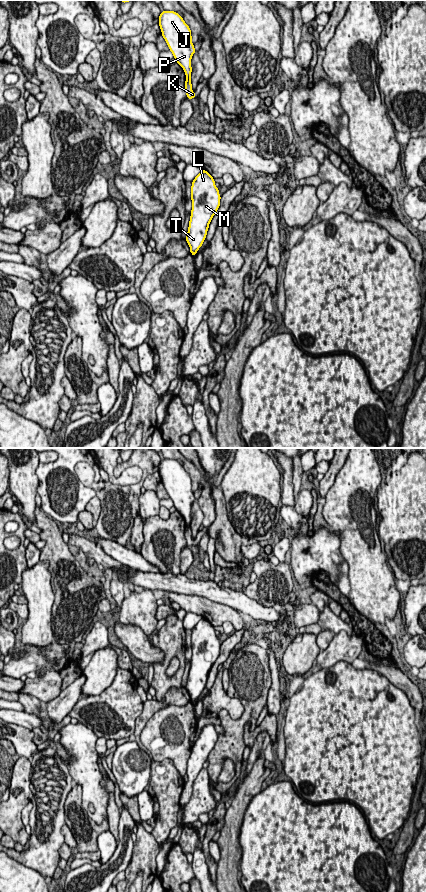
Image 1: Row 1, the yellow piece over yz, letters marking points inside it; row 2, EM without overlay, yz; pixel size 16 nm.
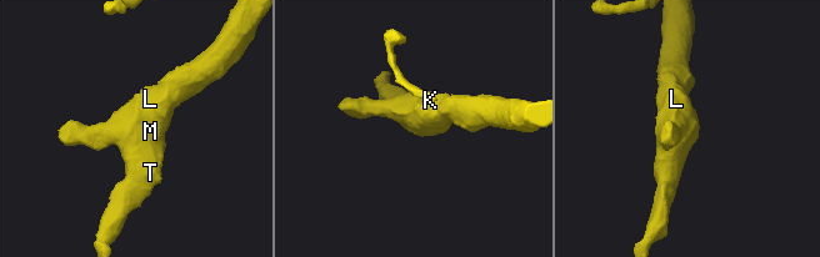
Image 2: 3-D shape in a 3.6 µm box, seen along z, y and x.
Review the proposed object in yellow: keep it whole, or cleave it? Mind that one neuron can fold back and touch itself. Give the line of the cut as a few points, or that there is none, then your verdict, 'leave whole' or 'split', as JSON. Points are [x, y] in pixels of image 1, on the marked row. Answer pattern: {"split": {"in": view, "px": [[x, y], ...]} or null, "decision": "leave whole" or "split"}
{"split": {"in": "yz", "px": [[186, 78], [189, 79]]}, "decision": "split"}

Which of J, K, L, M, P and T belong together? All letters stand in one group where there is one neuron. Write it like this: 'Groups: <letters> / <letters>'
Groups: J L M P T / K

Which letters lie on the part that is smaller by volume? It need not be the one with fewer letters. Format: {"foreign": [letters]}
{"foreign": ["K"]}

